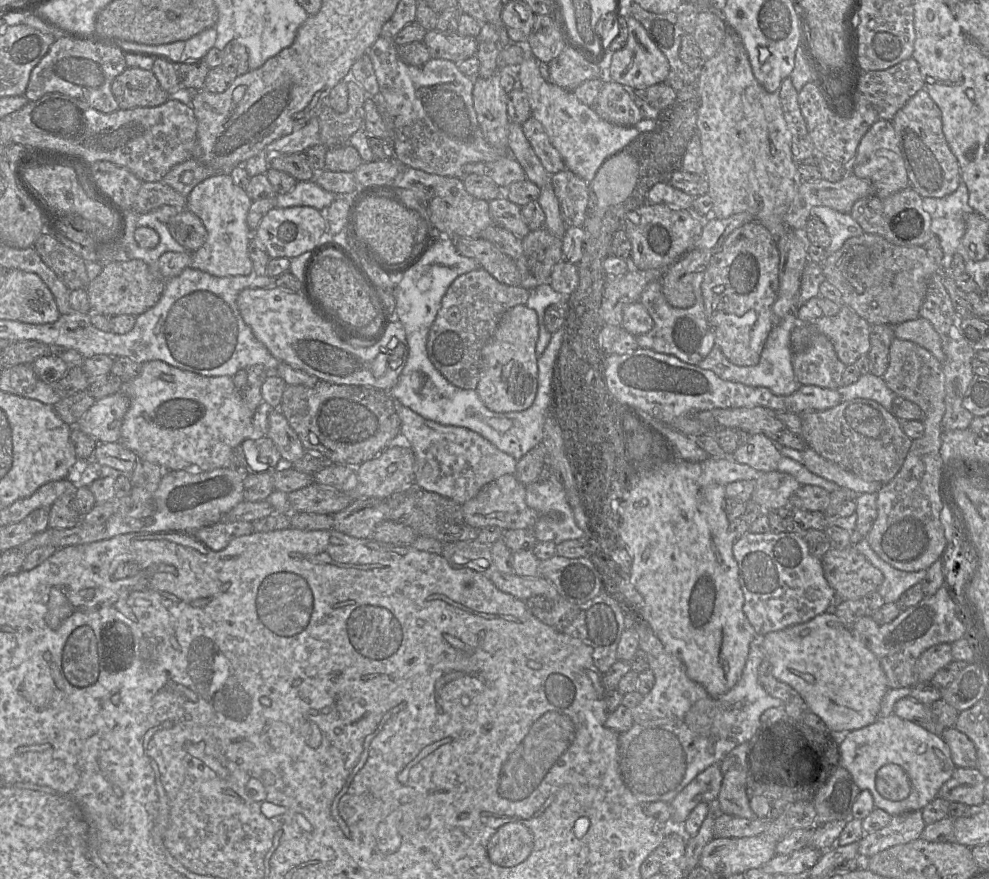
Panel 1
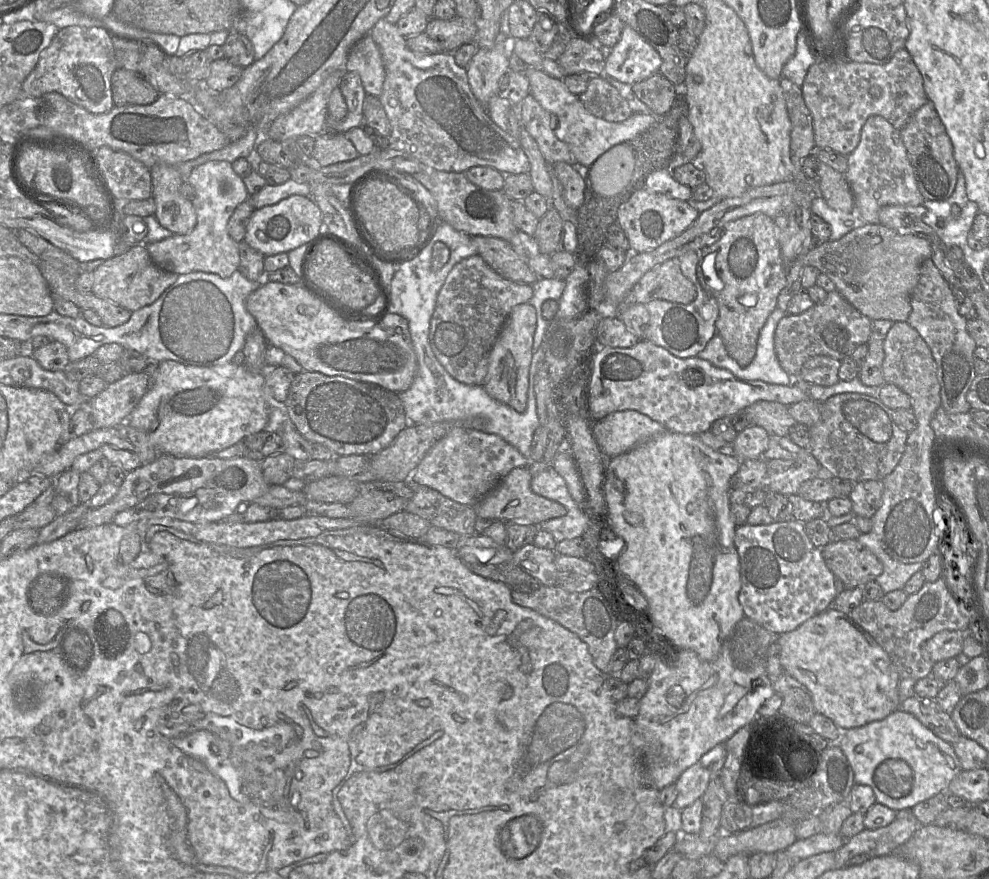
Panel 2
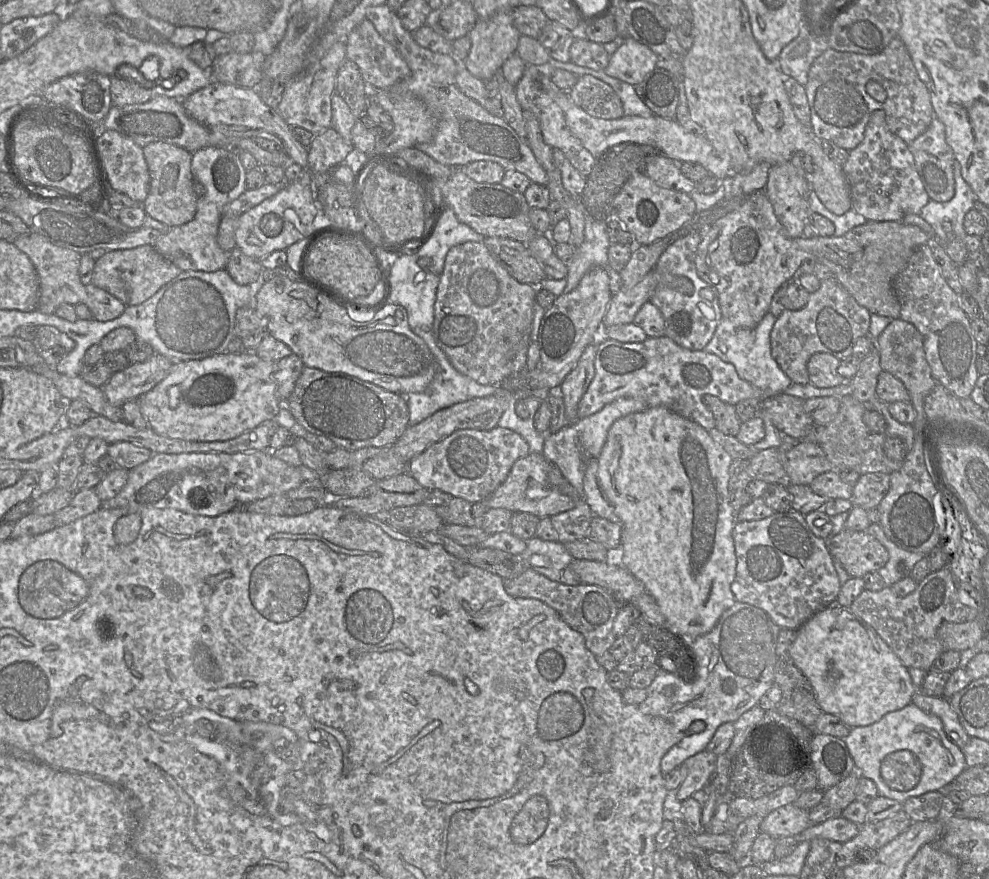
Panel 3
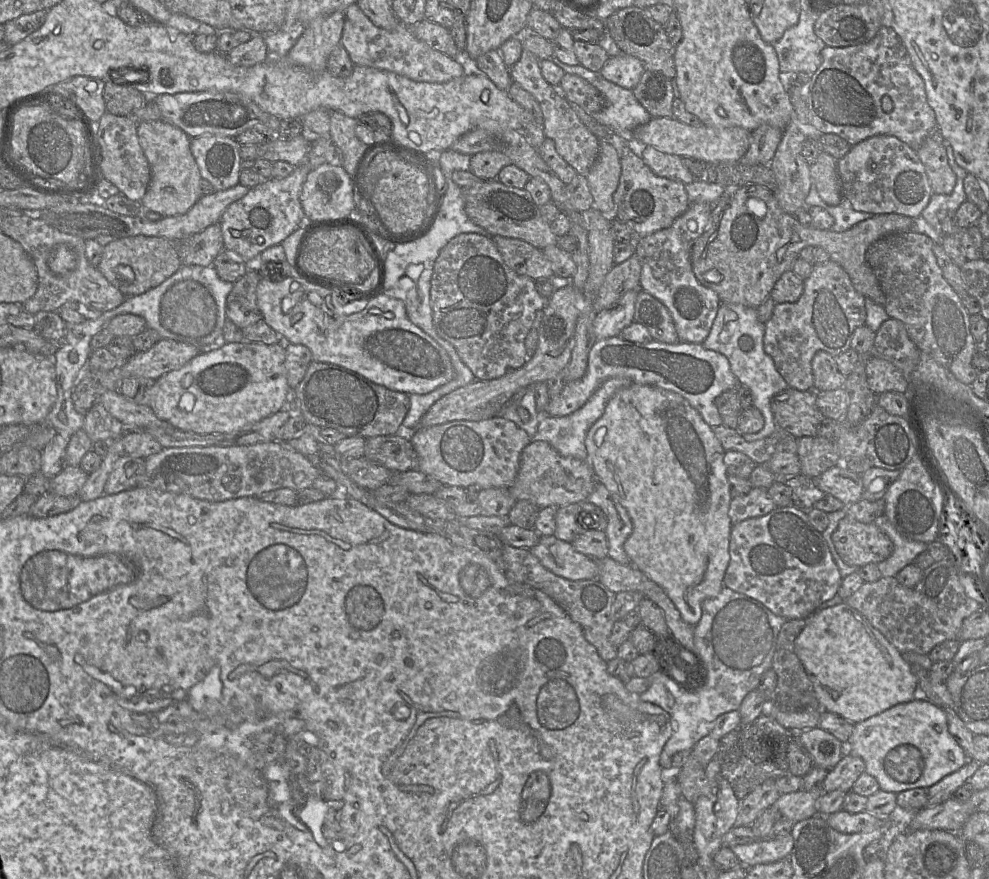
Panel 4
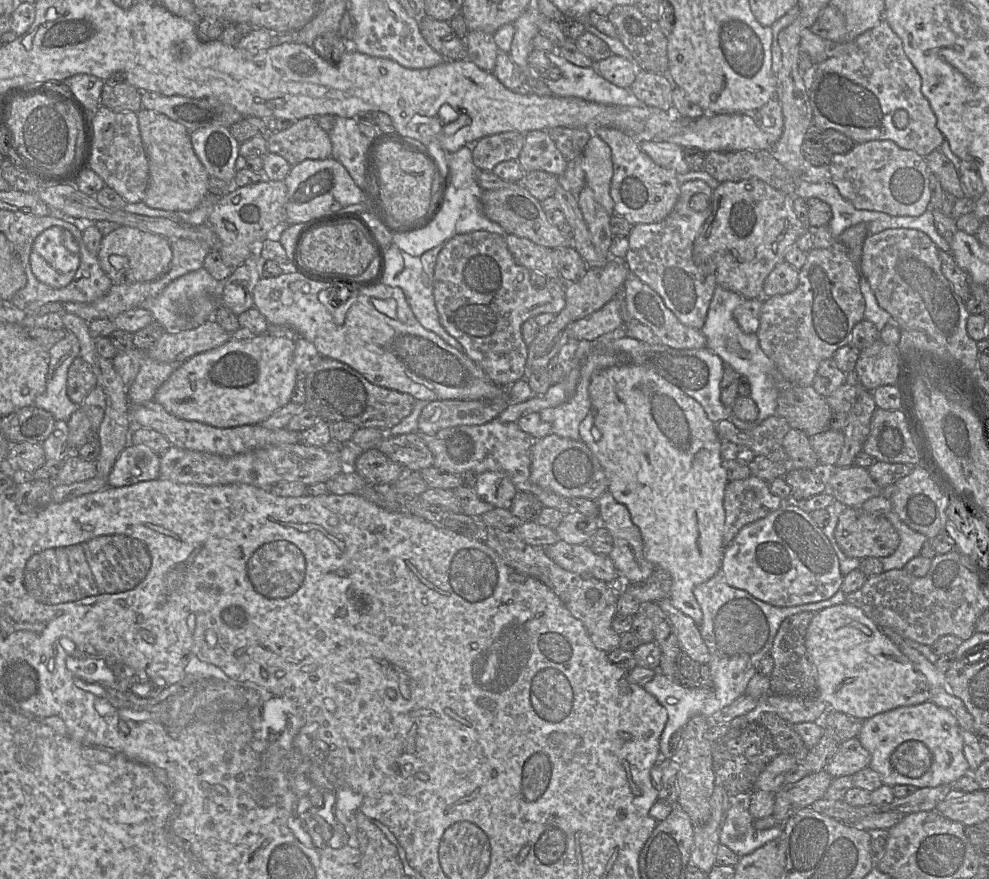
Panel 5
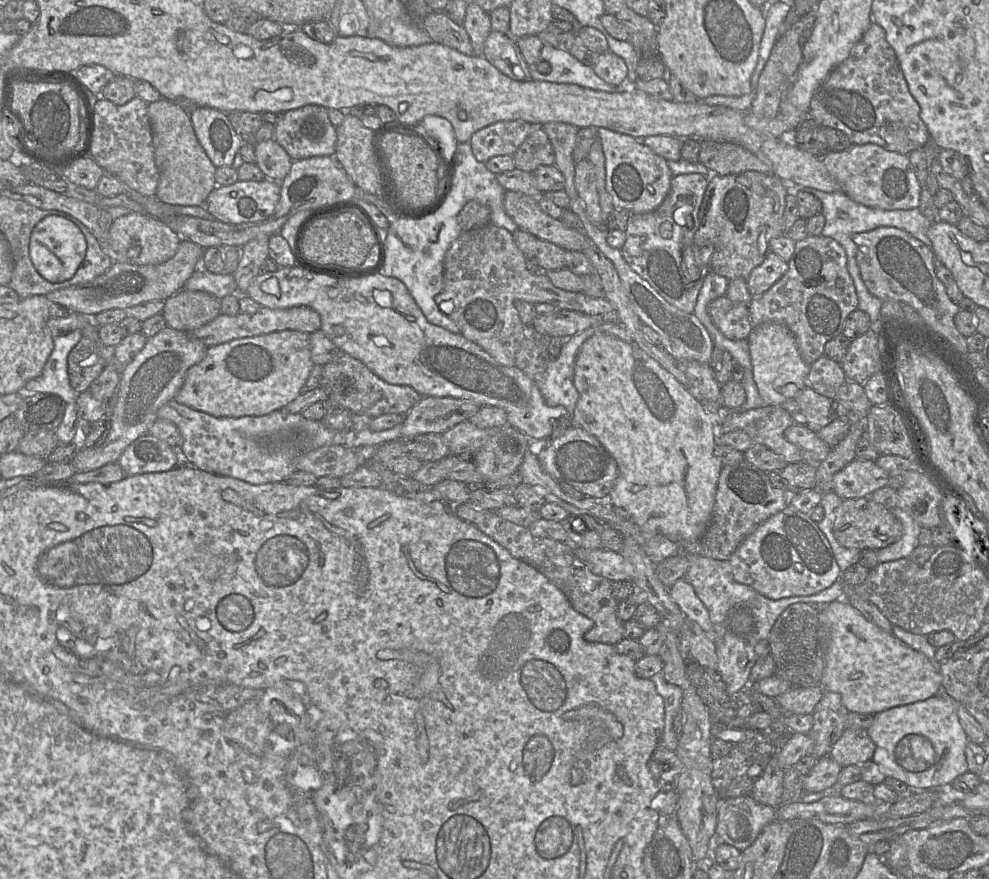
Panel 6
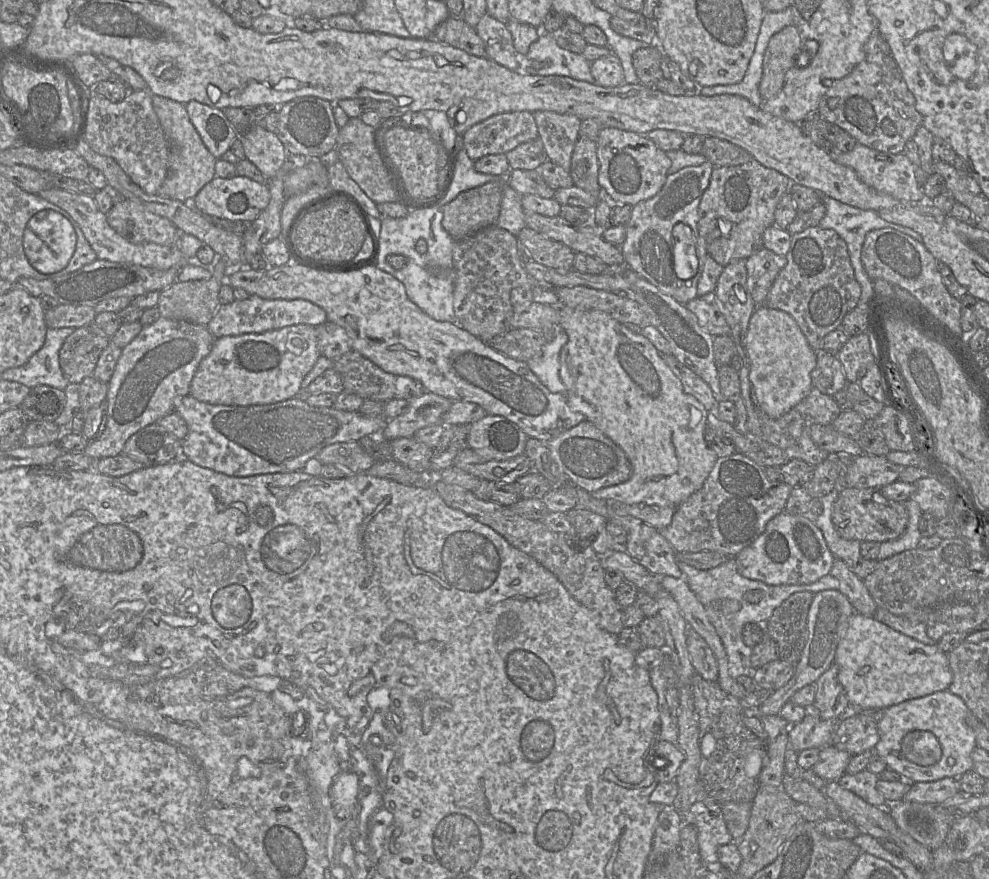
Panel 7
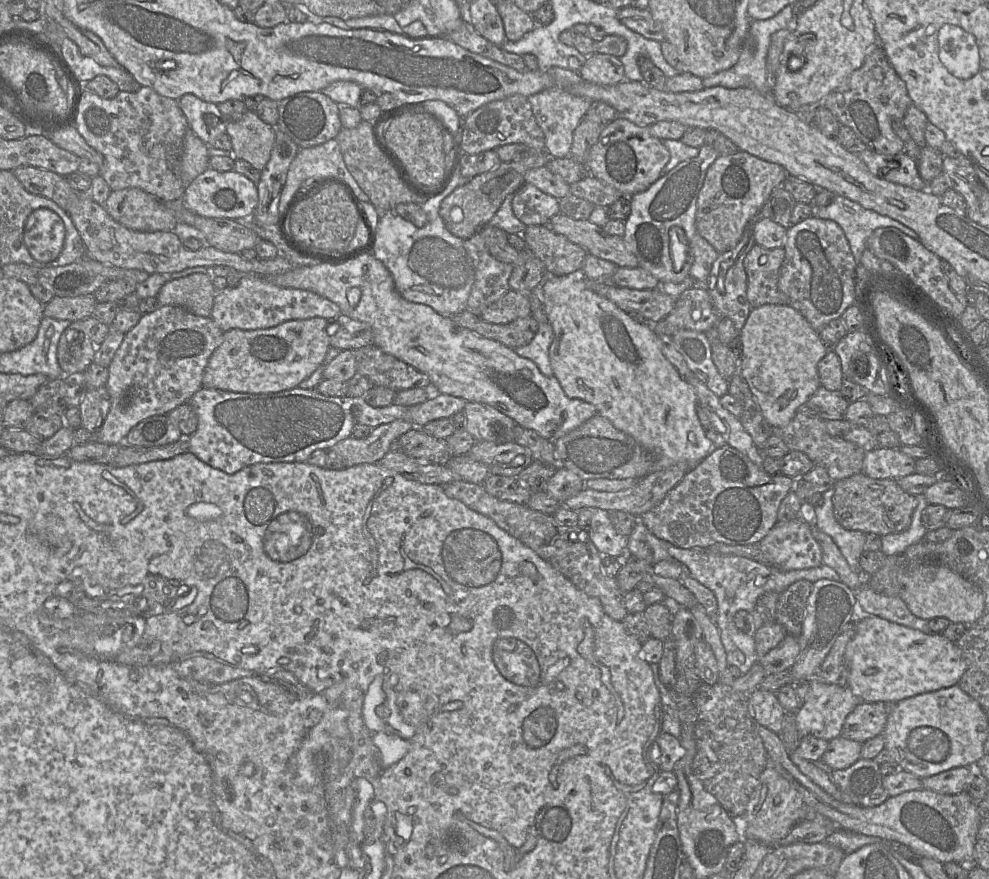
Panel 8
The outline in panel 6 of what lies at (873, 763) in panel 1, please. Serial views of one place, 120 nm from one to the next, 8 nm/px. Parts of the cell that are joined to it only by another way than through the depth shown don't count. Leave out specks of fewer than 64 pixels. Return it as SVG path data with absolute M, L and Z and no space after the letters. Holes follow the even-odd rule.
M935 695L924 701L897 706L874 715L872 724L867 729L875 744L872 760L885 777L904 782L911 789L941 790L948 788L954 779L968 771L965 748L969 739L964 732L955 706L950 699Z

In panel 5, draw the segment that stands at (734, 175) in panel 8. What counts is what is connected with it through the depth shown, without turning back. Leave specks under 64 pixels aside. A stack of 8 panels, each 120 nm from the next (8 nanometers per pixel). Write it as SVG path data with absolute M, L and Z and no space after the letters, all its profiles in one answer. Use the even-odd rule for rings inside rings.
M758 178L720 183L713 192L711 214L694 241L693 259L696 266L699 268L702 262L712 259L716 264L717 286L738 293L745 299L761 299L767 276L777 264L785 261L787 250L796 244L797 239L809 231L809 227L804 226L797 218L793 200L787 193Z

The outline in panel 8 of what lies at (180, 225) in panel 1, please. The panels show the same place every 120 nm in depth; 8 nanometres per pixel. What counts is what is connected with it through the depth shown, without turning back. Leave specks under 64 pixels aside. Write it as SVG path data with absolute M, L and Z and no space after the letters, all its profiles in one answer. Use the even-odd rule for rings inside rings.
M189 128L180 160L181 179L186 187L210 167L209 159L208 145Z

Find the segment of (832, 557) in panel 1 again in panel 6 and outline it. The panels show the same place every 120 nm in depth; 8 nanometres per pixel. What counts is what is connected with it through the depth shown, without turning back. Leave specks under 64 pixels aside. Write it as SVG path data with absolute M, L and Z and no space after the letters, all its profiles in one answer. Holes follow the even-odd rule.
M867 496L843 500L836 509L833 534L845 548L878 551L899 541L903 535L903 527L891 510L874 502L870 496Z

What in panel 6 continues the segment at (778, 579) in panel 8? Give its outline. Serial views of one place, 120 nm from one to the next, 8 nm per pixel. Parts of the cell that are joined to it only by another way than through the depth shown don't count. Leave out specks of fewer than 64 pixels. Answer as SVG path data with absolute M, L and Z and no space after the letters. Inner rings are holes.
M689 554L688 559L689 568L684 579L692 585L696 595L708 610L712 624L710 637L718 656L716 671L724 681L730 696L749 686L750 671L757 661L754 646L761 640L768 640L775 621L788 606L795 603L829 604L843 598L842 581L837 581L814 595L771 600L752 587L736 582L729 560L707 558L697 554Z

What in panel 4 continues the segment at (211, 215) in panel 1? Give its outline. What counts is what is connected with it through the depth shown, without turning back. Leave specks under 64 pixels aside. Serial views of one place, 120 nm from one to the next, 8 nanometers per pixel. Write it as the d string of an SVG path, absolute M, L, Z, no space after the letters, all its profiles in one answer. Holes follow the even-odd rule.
M204 135L191 139L191 152L201 177L211 182L216 191L239 184L240 147L237 140L229 136Z

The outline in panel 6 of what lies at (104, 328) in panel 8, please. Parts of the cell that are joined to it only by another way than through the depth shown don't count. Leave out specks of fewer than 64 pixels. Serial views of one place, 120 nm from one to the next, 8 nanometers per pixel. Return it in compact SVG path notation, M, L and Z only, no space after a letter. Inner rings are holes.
M82 336L67 357L70 385L78 394L86 391L101 374L105 365L106 362L94 342Z

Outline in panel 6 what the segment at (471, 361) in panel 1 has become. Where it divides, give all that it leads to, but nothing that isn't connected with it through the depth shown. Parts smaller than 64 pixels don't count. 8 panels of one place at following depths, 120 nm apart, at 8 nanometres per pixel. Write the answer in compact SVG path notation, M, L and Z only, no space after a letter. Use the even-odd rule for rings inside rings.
M491 223L484 227L462 231L459 237L451 243L444 258L443 277L443 289L435 298L439 310L455 322L465 338L480 346L503 366L515 366L515 355L529 334L529 329L521 322L514 305L516 300L530 302L533 305L548 303L558 310L572 310L591 316L598 315L604 322L619 322L616 310L605 297L592 298L582 292L565 291L555 287L545 274L530 273L526 268L526 258L517 247L512 233Z

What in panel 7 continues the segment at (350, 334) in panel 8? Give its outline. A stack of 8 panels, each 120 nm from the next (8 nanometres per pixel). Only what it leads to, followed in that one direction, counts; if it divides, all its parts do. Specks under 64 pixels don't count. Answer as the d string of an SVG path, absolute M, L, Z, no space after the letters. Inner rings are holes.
M327 320L316 328L322 356L335 360L352 350L352 339L344 327Z

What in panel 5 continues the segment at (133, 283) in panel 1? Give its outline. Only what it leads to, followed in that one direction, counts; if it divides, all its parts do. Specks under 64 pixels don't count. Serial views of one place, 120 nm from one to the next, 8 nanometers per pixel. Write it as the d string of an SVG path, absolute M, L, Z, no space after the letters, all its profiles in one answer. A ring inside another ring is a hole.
M119 226L104 236L97 255L101 268L114 284L147 282L165 274L171 264L173 252L167 238L130 226Z

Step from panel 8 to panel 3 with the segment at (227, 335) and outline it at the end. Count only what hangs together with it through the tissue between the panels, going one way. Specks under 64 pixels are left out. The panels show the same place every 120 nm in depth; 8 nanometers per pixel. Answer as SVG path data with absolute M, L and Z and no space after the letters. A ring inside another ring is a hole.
M248 351L242 354L224 352L200 360L174 362L169 374L143 394L138 403L148 427L161 436L196 442L227 441L276 417L283 402L277 393L274 371L275 362L263 360L255 352Z

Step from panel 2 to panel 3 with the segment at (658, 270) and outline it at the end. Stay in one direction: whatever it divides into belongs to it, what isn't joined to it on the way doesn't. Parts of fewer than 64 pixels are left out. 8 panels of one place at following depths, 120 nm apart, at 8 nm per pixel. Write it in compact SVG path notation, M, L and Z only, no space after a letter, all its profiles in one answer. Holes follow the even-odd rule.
M654 269L630 289L620 289L612 296L603 318L603 327L632 323L636 312L650 301L658 285L691 295L694 285L684 276L657 273Z

